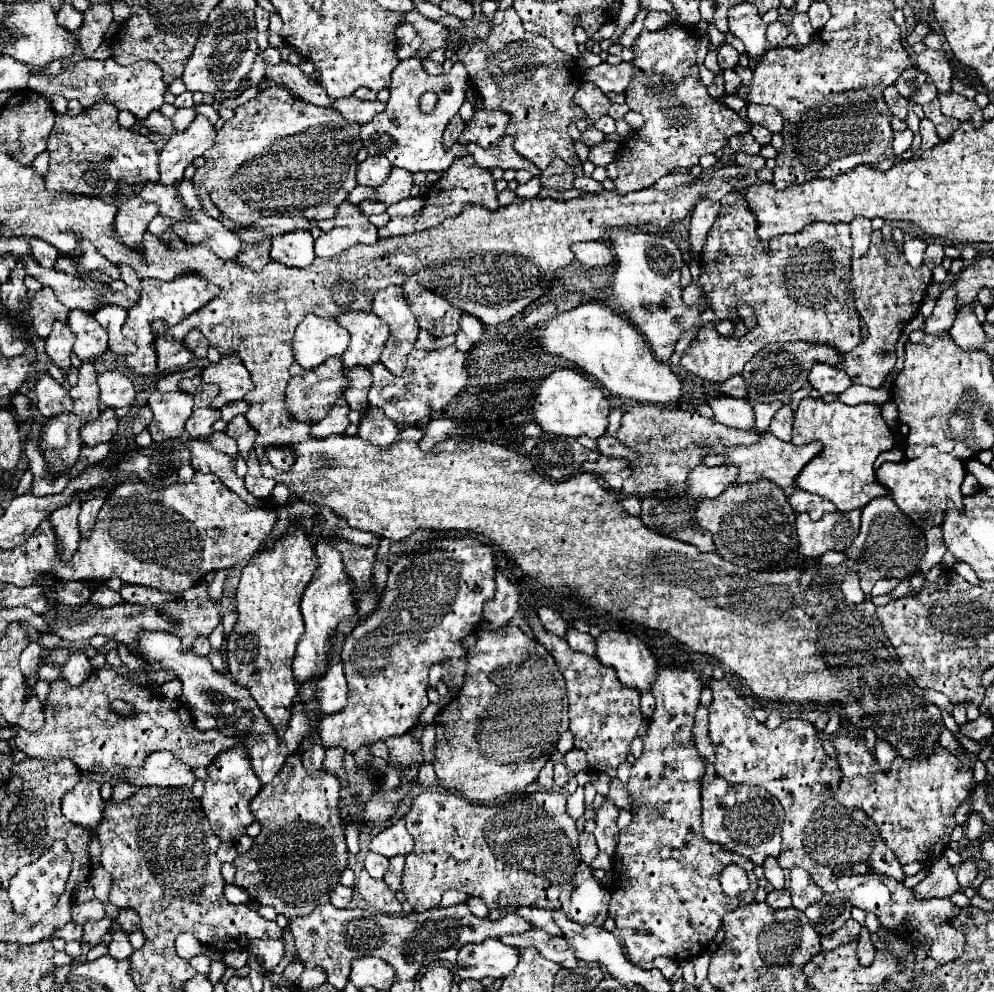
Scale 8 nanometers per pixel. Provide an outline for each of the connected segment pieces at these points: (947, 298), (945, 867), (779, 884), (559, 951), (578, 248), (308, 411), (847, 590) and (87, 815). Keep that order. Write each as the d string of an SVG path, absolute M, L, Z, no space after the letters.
M949 286L945 292L941 292L937 306L933 310L933 316L925 322L927 334L941 334L947 332L953 326L957 314L957 288Z
M945 856L937 858L933 862L929 876L921 884L917 884L913 890L917 892L919 898L949 898L951 894L960 891L971 899L977 894L973 888L961 890L957 886L955 872L953 872L953 868Z
M769 856L763 864L765 868L765 878L775 886L775 888L783 888L785 886L785 874L783 874L783 868L777 864L777 858Z
M527 930L523 934L513 934L513 936L503 936L503 944L513 946L513 948L525 948L525 946L535 946L547 960L553 960L561 964L563 968L577 968L579 960L573 954L573 948L569 942L565 942L563 936L551 936L541 930Z
M601 240L573 244L571 250L573 250L577 262L583 266L609 266L609 264L613 264L613 250Z
M333 356L329 360L325 360L319 368L315 370L305 370L297 376L291 376L289 384L287 384L287 398L285 398L285 406L291 412L291 416L299 422L299 420L311 420L311 422L319 422L321 418L325 418L325 414L331 410L331 404L343 394L347 386L347 378L343 376L343 364L339 356Z
M853 570L845 576L845 580L843 580L843 584L841 584L841 590L843 590L845 600L851 602L851 604L859 604L859 602L865 600L863 590L859 588L859 576L857 576L857 572L853 572Z
M93 780L77 782L77 786L73 786L63 796L61 808L65 818L69 818L69 822L95 830L103 818L105 808L105 802L99 794L99 784Z

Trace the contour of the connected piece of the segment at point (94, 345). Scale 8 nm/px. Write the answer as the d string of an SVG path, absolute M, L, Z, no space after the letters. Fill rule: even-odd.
M71 314L69 326L77 334L73 352L83 362L95 362L101 358L109 346L107 330L91 314Z

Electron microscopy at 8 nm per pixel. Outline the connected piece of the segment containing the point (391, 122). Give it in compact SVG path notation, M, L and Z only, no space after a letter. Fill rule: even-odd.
M407 58L397 64L391 78L393 78L389 86L391 98L387 102L387 108L375 114L375 118L369 124L361 126L361 142L363 142L363 148L369 152L369 156L385 156L393 166L405 168L409 172L439 172L439 170L447 170L457 154L459 156L471 154L475 156L475 162L485 170L493 170L493 168L527 170L533 176L539 176L539 168L515 152L511 136L505 136L501 146L493 150L485 150L473 144L459 144L459 142L451 150L443 148L443 142L441 142L443 130L451 122L451 118L459 112L461 104L465 102L465 92L469 88L469 76L461 62L453 64L453 70L449 76L447 74L429 76L423 70L421 62L417 62L417 58ZM427 90L435 90L435 94L439 96L439 102L433 112L423 114L419 110L419 98Z

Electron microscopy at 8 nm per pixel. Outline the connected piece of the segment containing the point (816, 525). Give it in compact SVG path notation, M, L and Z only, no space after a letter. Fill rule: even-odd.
M861 510L831 512L821 520L811 520L809 514L797 514L799 554L805 558L821 558L827 550L845 552L859 534Z

